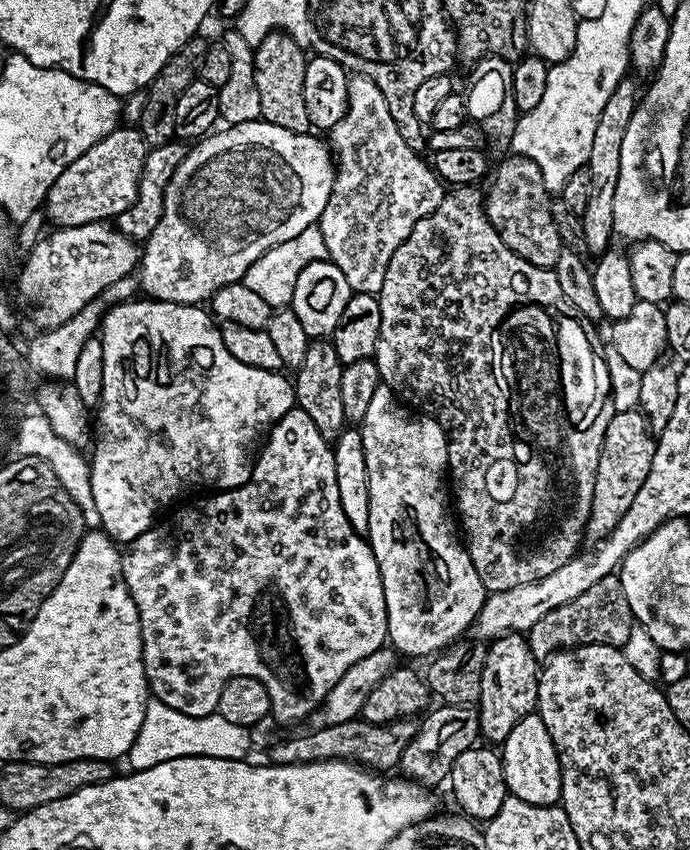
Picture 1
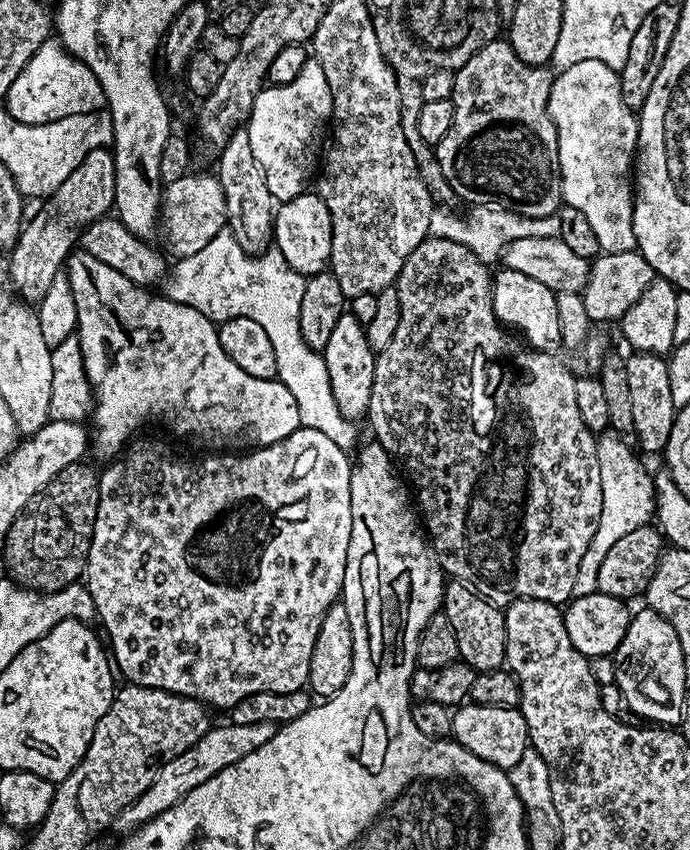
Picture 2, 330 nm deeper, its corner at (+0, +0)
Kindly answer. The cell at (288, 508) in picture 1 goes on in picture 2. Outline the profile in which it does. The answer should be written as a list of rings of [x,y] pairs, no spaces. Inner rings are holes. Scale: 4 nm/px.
[[[303,426],[282,438],[282,442],[243,454],[208,454],[201,464],[196,460],[172,460],[171,450],[162,441],[140,439],[133,439],[109,463],[112,465],[99,473],[98,514],[94,518],[86,569],[86,586],[90,590],[90,598],[94,598],[99,623],[104,623],[108,631],[110,656],[119,675],[121,672],[127,683],[161,688],[179,696],[193,696],[206,706],[224,710],[232,709],[250,694],[301,691],[308,683],[310,654],[314,654],[314,642],[318,642],[318,630],[322,630],[326,610],[341,599],[344,591],[346,554],[350,550],[352,529],[350,478],[353,461],[349,453],[334,446],[326,434]]]

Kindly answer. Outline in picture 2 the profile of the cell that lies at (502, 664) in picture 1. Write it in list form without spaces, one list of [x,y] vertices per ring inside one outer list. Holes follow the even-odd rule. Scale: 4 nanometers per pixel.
[[[452,578],[444,586],[442,615],[450,618],[450,626],[458,641],[458,654],[464,663],[474,671],[489,672],[505,667],[506,664],[506,622],[504,613],[486,597],[478,594],[470,585]]]

